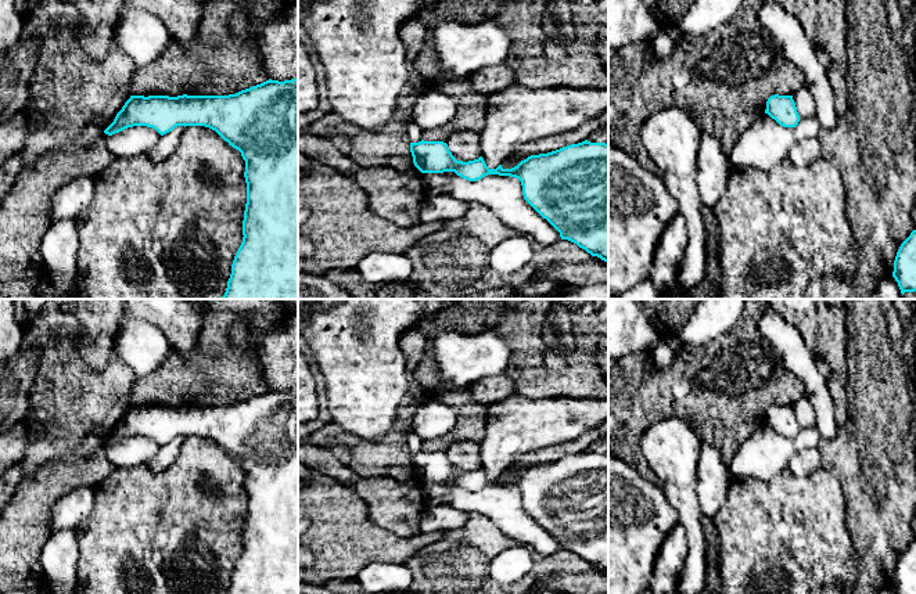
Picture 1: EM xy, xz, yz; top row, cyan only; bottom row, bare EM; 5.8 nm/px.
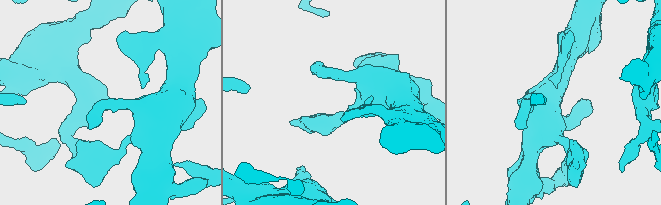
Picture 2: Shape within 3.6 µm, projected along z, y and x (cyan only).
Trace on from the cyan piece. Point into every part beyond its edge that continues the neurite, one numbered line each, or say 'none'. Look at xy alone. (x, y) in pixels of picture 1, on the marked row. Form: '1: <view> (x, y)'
none

